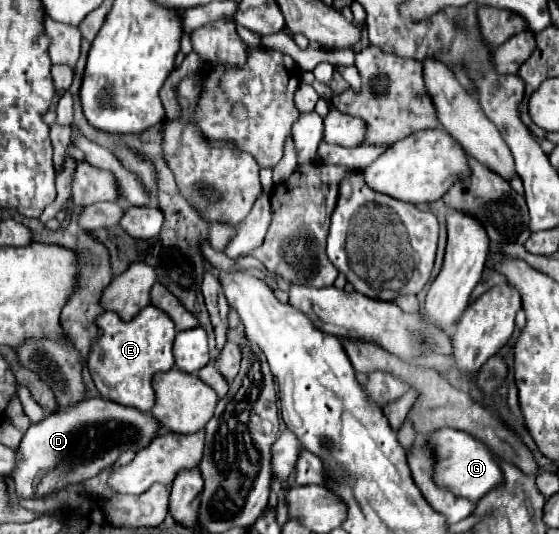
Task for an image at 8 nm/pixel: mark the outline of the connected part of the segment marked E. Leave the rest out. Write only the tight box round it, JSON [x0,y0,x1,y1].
[88,305,174,413]

